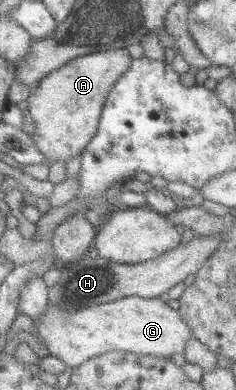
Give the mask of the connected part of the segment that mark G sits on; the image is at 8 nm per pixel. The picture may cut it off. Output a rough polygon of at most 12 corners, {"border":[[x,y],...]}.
{"border":[[137,295],[33,325],[71,371],[115,349],[169,358],[195,337],[179,308]]}

